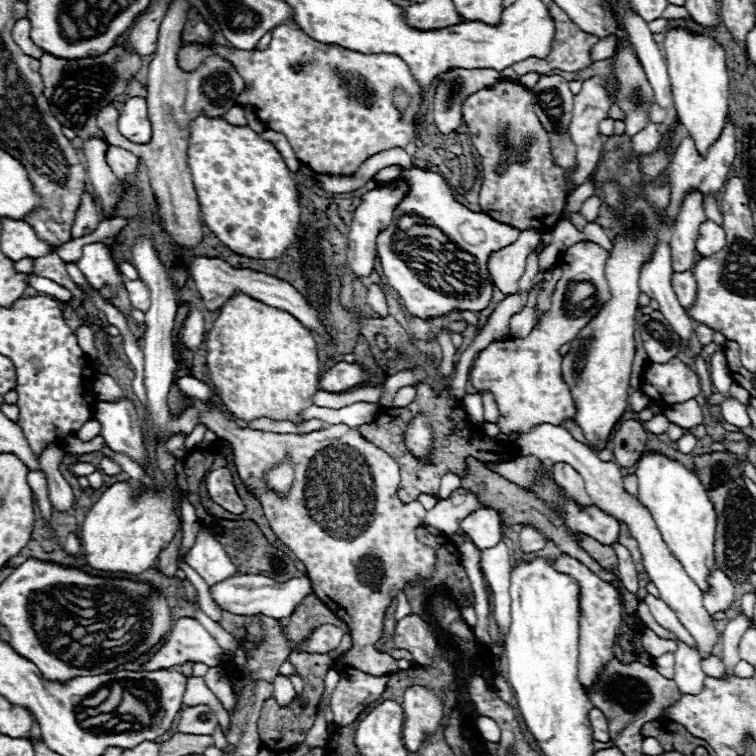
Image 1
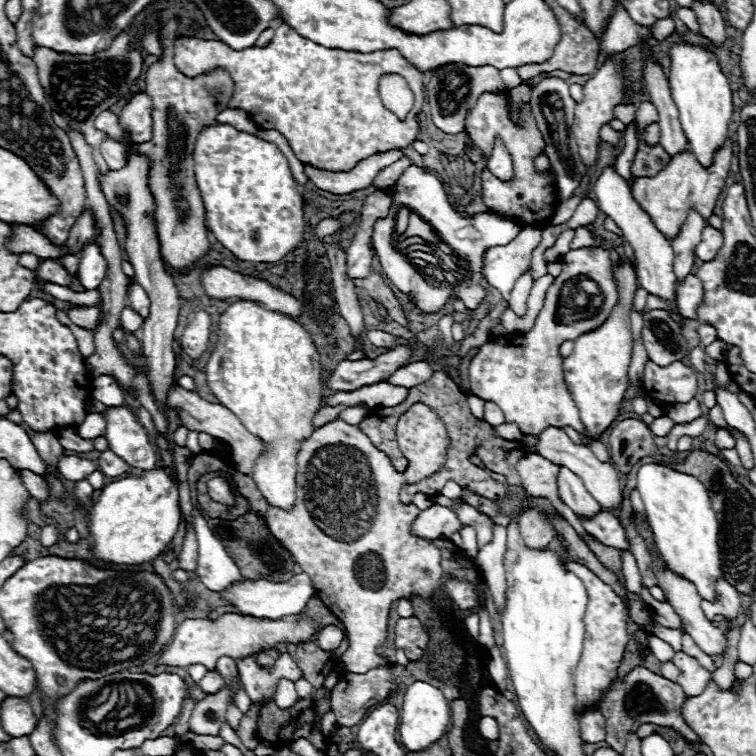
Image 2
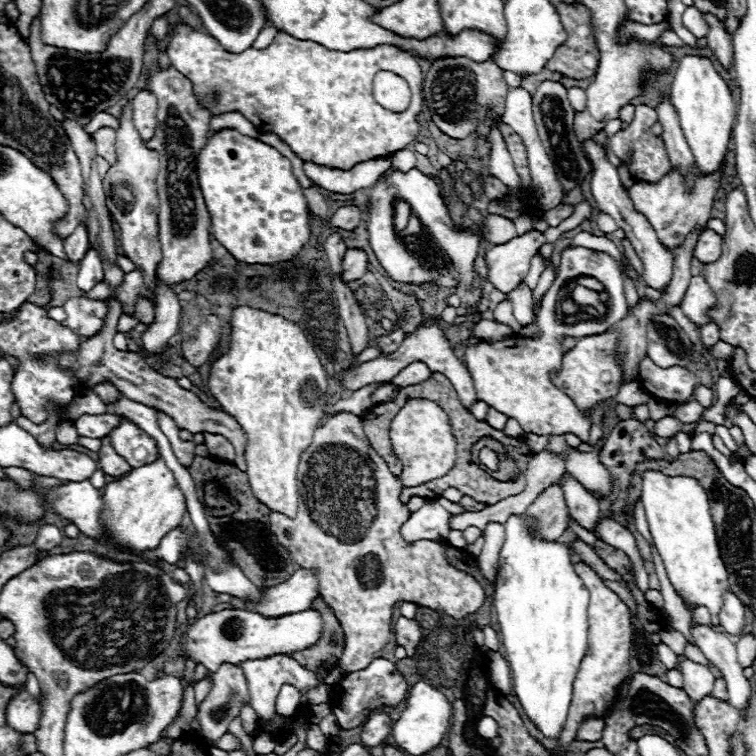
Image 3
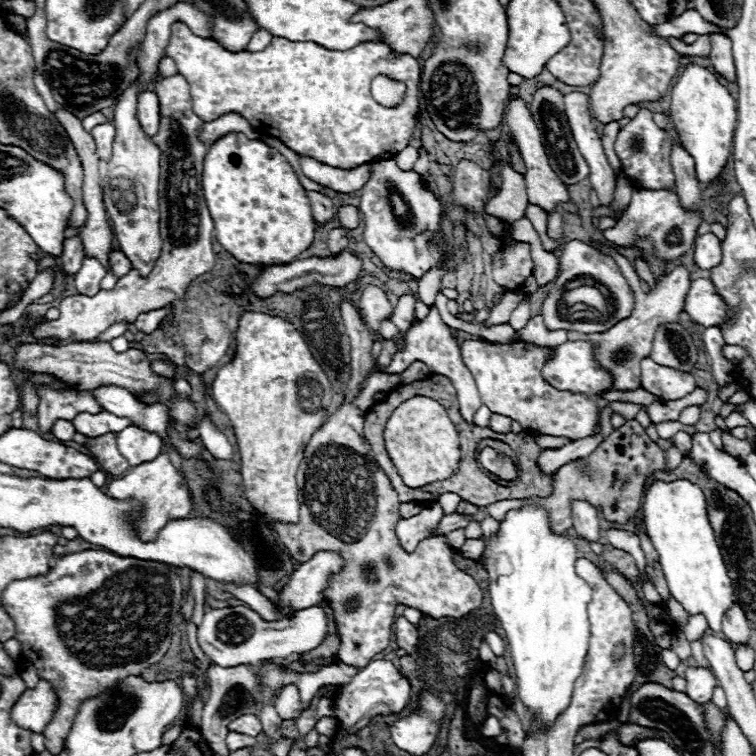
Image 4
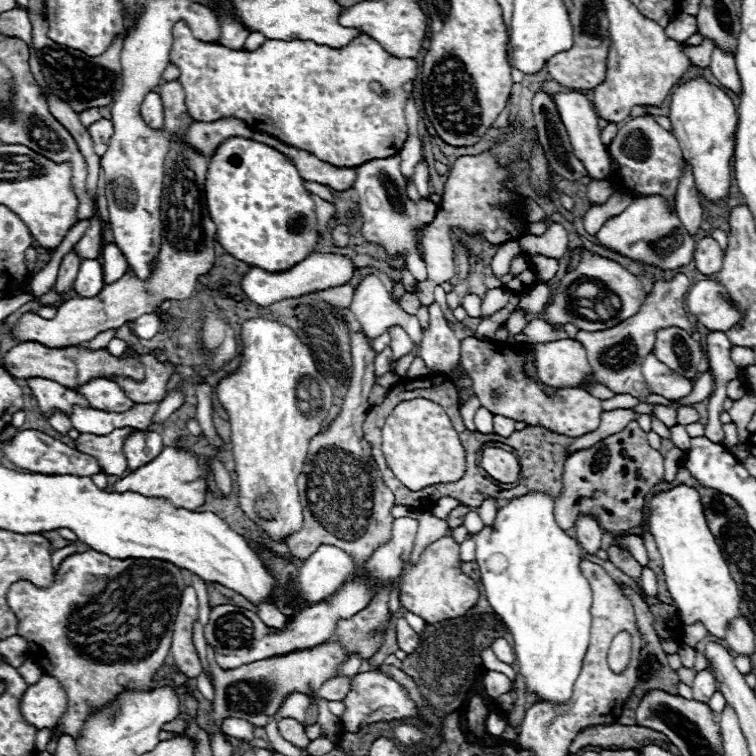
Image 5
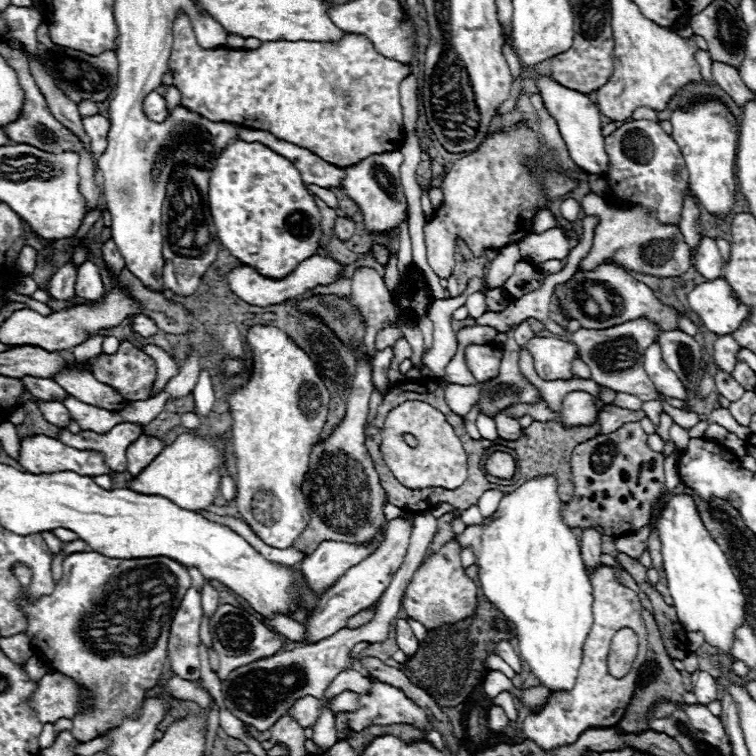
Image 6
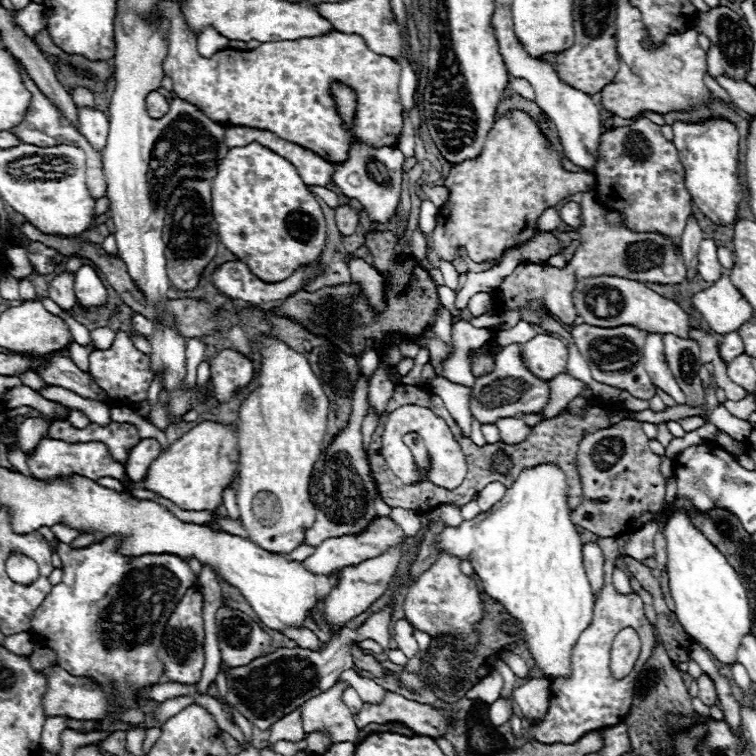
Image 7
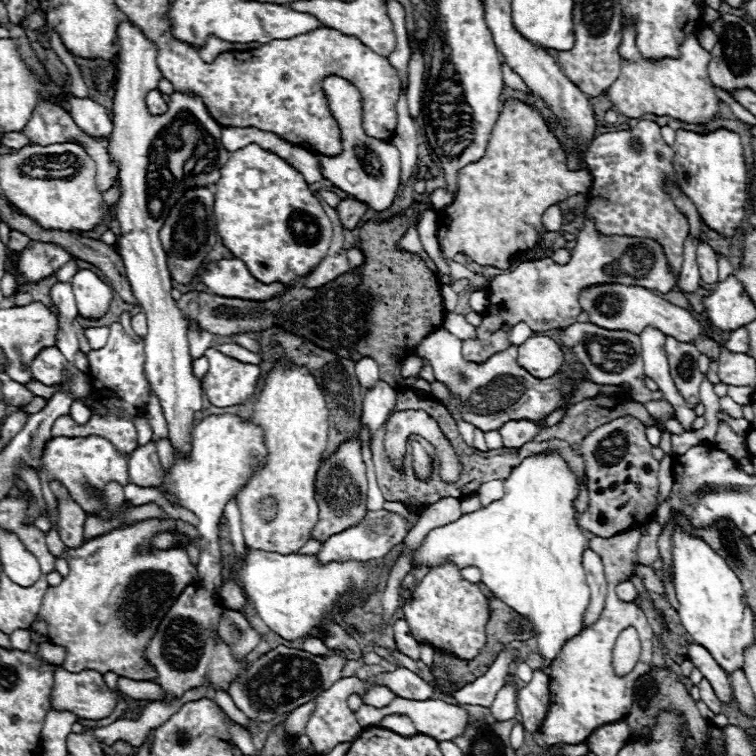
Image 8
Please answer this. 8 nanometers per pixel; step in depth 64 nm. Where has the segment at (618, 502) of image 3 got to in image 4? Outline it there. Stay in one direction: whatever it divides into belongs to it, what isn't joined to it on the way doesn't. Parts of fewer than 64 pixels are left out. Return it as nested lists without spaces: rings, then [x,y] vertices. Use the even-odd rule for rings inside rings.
[[[628,420],[624,426],[614,430],[588,458],[588,466],[592,472],[592,478],[582,476],[574,462],[560,468],[556,474],[552,494],[534,498],[534,504],[542,506],[548,512],[548,522],[552,532],[564,534],[572,526],[572,512],[570,512],[570,500],[584,498],[592,506],[600,508],[604,518],[612,524],[622,524],[628,520],[636,520],[640,516],[642,508],[642,496],[644,496],[644,484],[646,478],[654,470],[662,470],[666,464],[666,456],[660,450],[656,442],[650,440],[646,430],[640,426],[638,420]]]

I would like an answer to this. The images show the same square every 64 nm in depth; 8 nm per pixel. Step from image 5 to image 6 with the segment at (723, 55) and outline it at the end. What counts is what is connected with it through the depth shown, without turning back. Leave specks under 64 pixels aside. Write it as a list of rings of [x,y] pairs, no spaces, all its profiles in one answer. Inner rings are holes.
[[[712,62],[712,78],[714,82],[732,96],[732,100],[738,106],[744,106],[750,98],[754,98],[754,94],[746,88],[746,84],[742,82],[742,78],[738,76],[738,70],[730,64],[720,64],[720,62]]]

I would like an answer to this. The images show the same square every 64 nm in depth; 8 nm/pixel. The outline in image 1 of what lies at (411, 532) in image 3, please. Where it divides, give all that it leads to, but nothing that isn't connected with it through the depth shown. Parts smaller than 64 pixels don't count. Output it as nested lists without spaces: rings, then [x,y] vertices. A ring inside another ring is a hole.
[[[458,488],[452,492],[452,496],[448,500],[438,500],[438,504],[426,512],[422,526],[436,534],[436,532],[444,532],[444,534],[452,534],[460,530],[460,522],[470,514],[480,510],[482,504],[476,498],[476,494]]]

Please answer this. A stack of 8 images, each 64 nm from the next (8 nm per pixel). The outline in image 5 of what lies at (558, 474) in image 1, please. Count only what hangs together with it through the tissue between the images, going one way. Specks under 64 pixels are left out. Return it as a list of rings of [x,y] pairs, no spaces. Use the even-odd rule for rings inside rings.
[[[580,516],[574,528],[576,528],[576,536],[582,548],[588,554],[596,554],[596,550],[600,548],[600,540],[602,540],[602,528],[598,526],[598,520],[594,520],[592,516]]]

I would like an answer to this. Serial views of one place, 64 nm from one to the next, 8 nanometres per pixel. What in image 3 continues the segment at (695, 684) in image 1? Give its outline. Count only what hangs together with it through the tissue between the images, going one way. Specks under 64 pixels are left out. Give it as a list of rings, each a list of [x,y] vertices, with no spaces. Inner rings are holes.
[[[684,658],[680,662],[680,672],[682,672],[682,678],[684,678],[682,688],[684,688],[684,692],[688,692],[688,696],[692,700],[700,700],[708,692],[712,692],[714,674],[710,672],[708,666],[702,666],[702,664],[696,664],[696,662]]]

